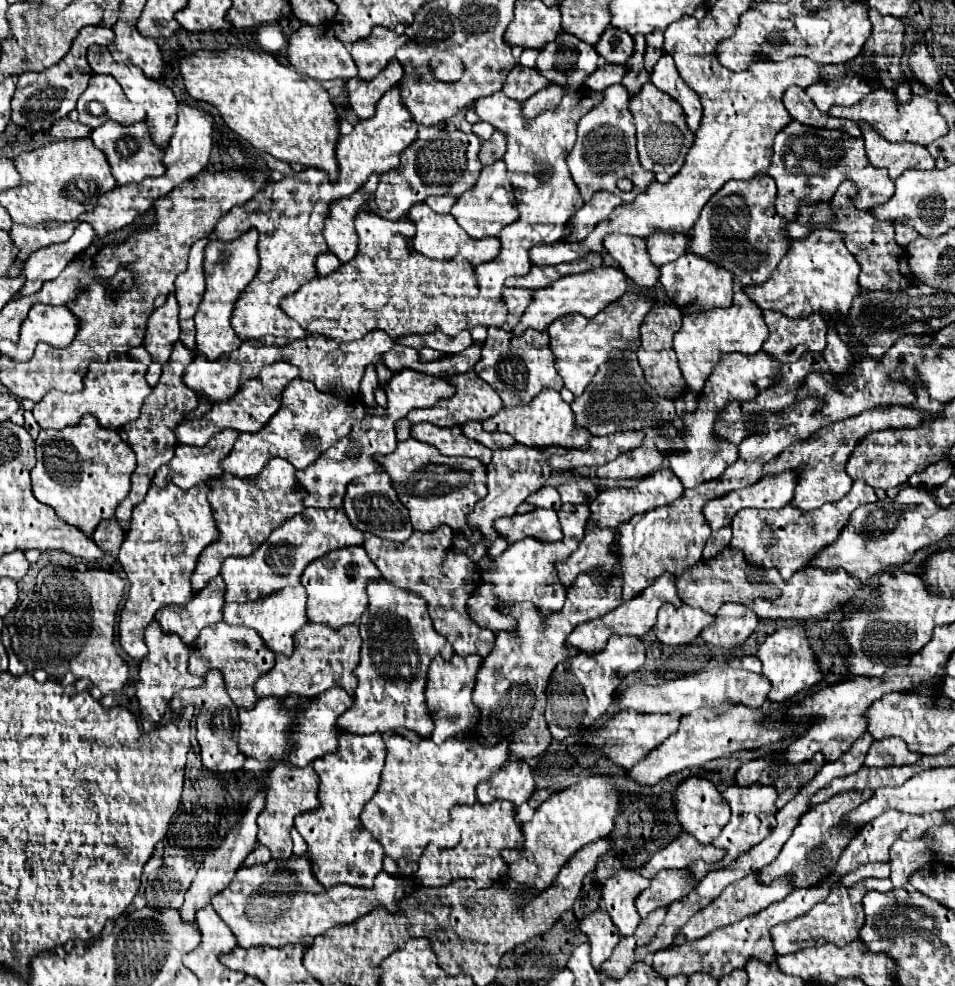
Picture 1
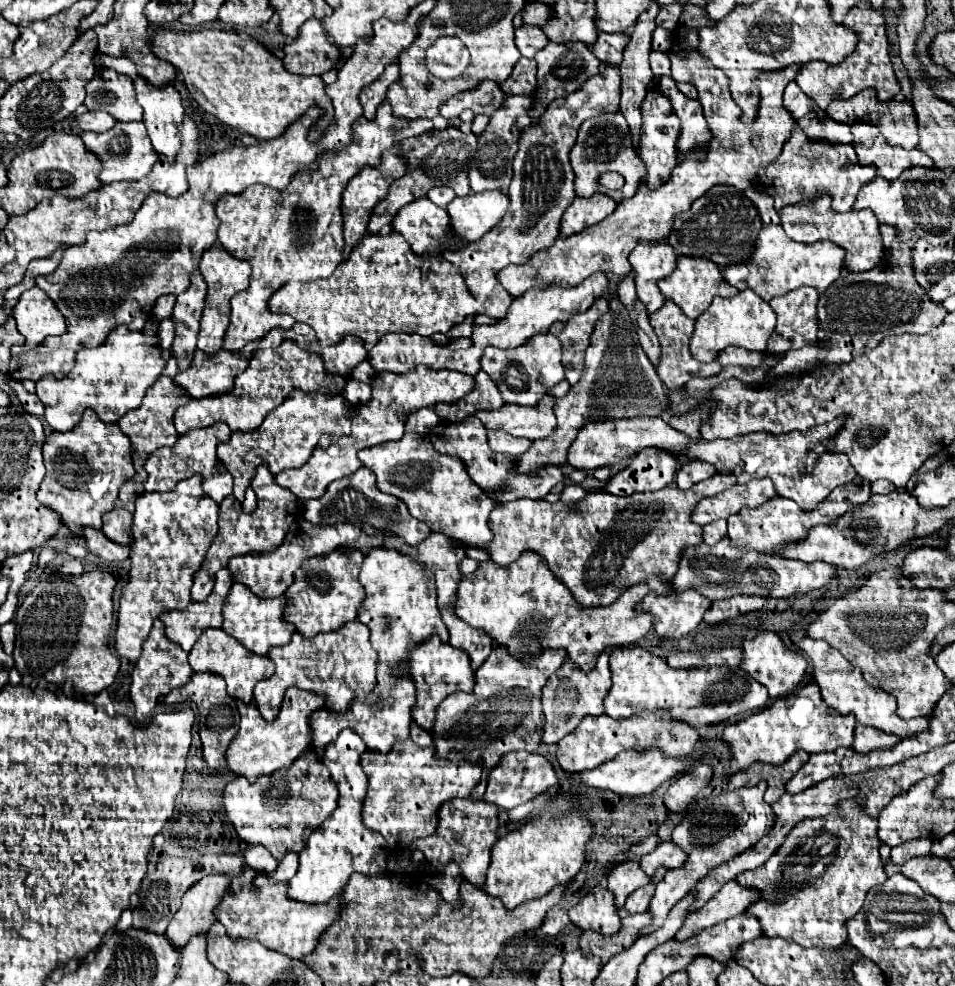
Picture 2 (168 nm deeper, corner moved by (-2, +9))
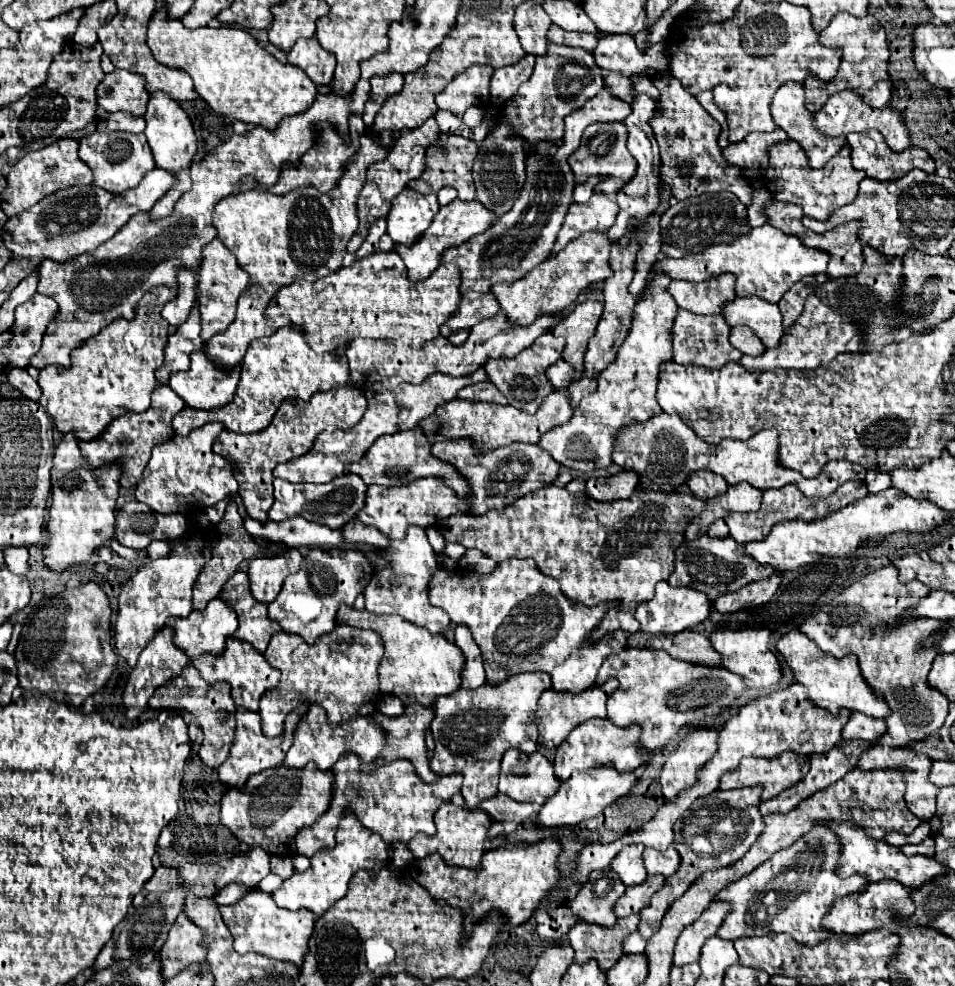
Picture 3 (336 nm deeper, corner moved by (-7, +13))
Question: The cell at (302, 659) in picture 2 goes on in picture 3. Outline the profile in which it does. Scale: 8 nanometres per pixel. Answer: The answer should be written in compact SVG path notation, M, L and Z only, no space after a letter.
M339 625L315 645L307 645L301 637L279 631L263 655L271 667L281 671L279 685L261 697L261 729L267 737L281 737L287 713L301 701L321 705L327 711L329 725L365 717L377 709L377 665L383 657L383 643L373 631Z

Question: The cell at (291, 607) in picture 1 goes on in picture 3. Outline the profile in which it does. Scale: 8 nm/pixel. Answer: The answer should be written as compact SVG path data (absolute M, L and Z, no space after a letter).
M235 573L221 589L221 599L229 601L239 617L239 629L235 637L251 643L259 653L263 653L275 633L275 625L267 617L267 605L253 599L247 573Z

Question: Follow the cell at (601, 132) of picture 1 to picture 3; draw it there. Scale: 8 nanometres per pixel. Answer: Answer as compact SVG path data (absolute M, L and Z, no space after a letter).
M583 137L583 145L579 145L579 149L569 157L569 165L571 171L575 175L575 183L583 183L593 175L599 175L603 181L597 183L595 193L617 193L625 181L629 181L629 177L633 177L637 163L633 161L633 155L627 151L625 145L625 137Z

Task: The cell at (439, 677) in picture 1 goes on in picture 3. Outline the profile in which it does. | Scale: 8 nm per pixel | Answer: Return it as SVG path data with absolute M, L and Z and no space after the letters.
M341 605L337 611L337 625L349 625L357 629L375 631L383 645L385 653L379 665L379 687L383 693L393 693L403 701L403 705L423 703L433 705L437 697L455 693L461 685L461 667L465 663L463 653L443 635L433 635L427 629L421 629L399 615L373 615L367 609L349 609Z

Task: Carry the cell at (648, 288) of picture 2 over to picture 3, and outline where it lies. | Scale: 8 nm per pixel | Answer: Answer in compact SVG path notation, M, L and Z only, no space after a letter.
M659 273L653 277L645 299L635 305L633 327L619 349L617 359L599 375L597 391L581 399L571 421L551 429L541 437L539 445L567 469L585 473L607 469L613 463L611 453L617 431L629 427L633 421L647 421L663 411L655 399L657 373L665 361L673 359L671 327L677 317L677 303L673 301L671 293L667 293L669 283L671 279L667 275Z

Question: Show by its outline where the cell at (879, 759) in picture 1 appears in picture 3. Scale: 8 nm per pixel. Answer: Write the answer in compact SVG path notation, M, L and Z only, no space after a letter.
M851 713L847 725L841 729L843 739L861 739L861 741L875 741L885 733L885 721L865 717L861 713Z

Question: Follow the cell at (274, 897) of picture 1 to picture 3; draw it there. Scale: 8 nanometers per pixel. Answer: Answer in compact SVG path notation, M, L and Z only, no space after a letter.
M253 889L249 895L245 895L239 903L221 907L221 917L225 925L229 927L233 935L233 947L237 953L261 953L271 959L289 961L301 967L303 957L307 953L307 941L313 933L315 917L307 909L299 911L287 911L279 909L269 893L263 893L259 889Z

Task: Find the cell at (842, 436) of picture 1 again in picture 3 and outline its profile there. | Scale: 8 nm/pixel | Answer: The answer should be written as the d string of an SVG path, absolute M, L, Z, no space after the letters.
M659 413L645 423L633 423L631 427L621 429L621 433L615 439L613 461L621 469L635 471L641 477L639 493L641 491L671 493L687 483L689 473L695 473L701 469L721 475L729 485L747 481L749 485L757 489L771 489L771 487L783 487L787 483L797 483L799 489L807 497L829 497L833 489L837 489L845 481L857 479L857 471L847 461L835 461L835 463L825 465L821 475L815 479L805 479L801 477L801 473L781 467L777 463L777 431L775 429L763 429L747 441L725 439L719 445L709 445L703 439L699 439L681 421L681 417L667 415L667 413Z

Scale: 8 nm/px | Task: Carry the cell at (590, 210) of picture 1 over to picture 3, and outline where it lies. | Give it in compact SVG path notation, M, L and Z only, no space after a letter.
M593 193L588 203L579 205L573 203L569 213L563 221L563 227L557 235L553 255L561 251L569 241L581 237L587 231L606 232L615 223L618 214L618 205L604 193Z

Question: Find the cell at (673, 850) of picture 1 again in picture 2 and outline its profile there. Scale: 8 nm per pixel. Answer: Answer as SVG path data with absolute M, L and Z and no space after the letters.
M660 841L660 845L656 845L652 853L640 857L640 867L646 875L652 877L658 867L666 867L666 869L680 867L686 859L688 853L682 847L678 847L674 841Z

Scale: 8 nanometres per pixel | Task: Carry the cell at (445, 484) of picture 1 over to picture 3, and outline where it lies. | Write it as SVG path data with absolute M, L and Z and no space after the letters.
M409 429L409 431L395 433L395 435L385 435L385 437L379 437L369 447L369 451L365 453L365 457L361 461L345 465L345 471L359 475L367 485L377 483L377 485L387 485L387 487L405 485L405 483L411 483L419 477L429 477L429 475L443 477L443 481L449 487L453 487L457 493L465 495L465 491L469 489L467 481L453 469L453 465L429 455L429 449L431 449L431 443L425 437L425 433L421 433L421 429Z

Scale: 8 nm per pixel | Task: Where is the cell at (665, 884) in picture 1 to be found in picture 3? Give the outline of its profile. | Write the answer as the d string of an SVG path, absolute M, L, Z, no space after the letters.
M649 877L645 883L635 885L635 887L627 887L627 891L617 899L617 903L613 905L613 911L617 917L627 917L631 913L639 913L643 907L649 905L651 895L657 891L655 881Z

